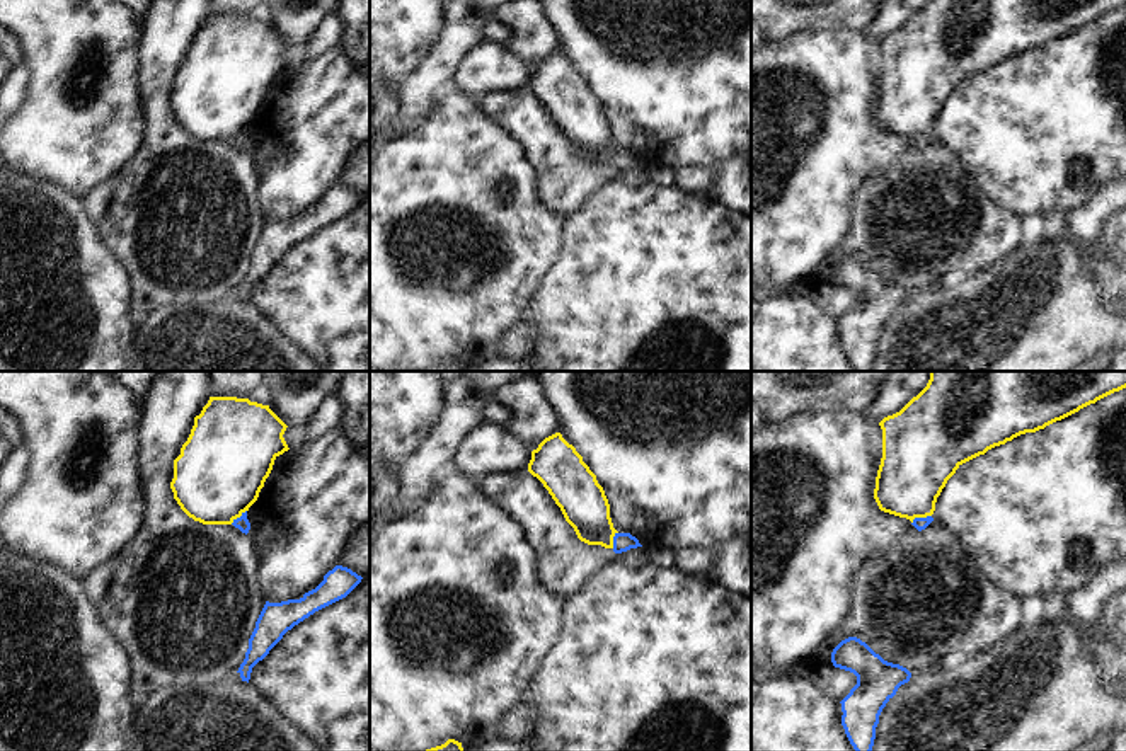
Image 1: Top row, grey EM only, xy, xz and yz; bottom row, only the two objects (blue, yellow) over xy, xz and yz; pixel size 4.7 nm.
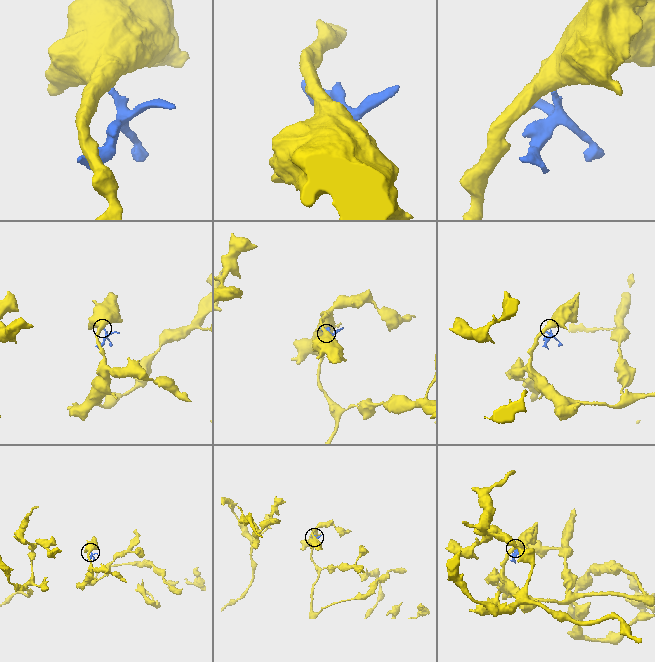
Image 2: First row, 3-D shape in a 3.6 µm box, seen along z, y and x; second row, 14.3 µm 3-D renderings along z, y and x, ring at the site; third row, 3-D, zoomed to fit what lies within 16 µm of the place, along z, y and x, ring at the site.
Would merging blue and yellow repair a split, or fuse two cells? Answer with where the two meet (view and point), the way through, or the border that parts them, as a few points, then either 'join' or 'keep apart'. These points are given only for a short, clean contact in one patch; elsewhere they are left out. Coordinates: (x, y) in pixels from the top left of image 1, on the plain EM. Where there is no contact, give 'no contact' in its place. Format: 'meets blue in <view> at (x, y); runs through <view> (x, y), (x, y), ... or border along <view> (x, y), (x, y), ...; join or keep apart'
meets blue in yz at (920, 137); border along yz (930, 133), (919, 135), (912, 142); keep apart

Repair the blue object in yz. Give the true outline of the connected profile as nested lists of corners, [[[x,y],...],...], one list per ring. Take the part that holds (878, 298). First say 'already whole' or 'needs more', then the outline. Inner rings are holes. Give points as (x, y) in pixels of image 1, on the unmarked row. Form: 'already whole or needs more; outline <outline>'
already whole; outline [[[857,255],[842,259],[831,271],[831,281],[857,295],[857,303],[840,320],[842,344],[857,371],[870,371],[882,327],[910,300],[911,291],[884,279]]]

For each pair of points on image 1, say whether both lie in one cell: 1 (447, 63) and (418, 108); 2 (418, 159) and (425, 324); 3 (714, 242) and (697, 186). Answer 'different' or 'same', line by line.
1: same
2: same
3: different

